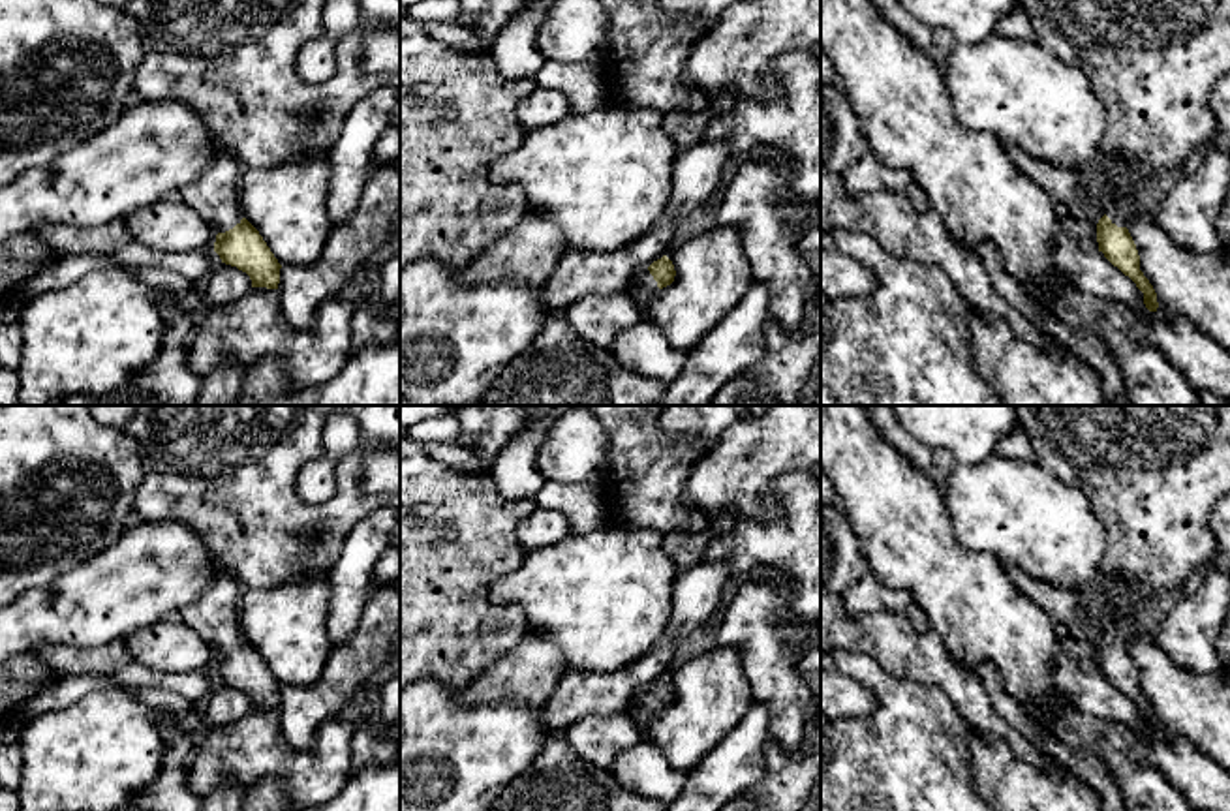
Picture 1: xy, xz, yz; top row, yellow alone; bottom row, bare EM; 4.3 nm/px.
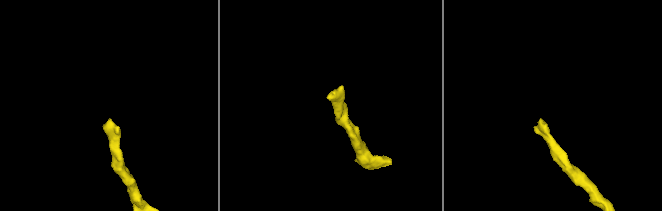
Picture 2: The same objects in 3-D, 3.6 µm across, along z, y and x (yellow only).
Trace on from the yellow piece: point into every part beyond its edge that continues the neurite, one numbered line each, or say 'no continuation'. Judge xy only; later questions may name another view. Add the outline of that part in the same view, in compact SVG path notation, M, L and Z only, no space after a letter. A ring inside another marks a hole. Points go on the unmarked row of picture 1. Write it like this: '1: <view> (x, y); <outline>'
1: xy (213, 616); M218 565L210 586L188 606L178 610L178 618L205 642L216 655L233 650L242 640L238 608L242 584Z

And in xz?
1: xz (641, 706); M648 689L637 695L627 706L627 713L637 721L646 719L657 712L657 702L653 700Z

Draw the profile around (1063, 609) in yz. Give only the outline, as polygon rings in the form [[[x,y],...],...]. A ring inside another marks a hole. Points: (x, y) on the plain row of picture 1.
[[[1014,565],[1005,569],[1012,586],[1050,618],[1063,653],[1074,659],[1097,657],[1097,646],[1084,629],[1084,604],[1076,593],[1033,578]]]

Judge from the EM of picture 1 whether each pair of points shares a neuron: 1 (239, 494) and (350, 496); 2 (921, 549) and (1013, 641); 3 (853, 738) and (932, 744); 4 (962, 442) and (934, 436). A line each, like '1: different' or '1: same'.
1: same
2: same
3: same
4: same

